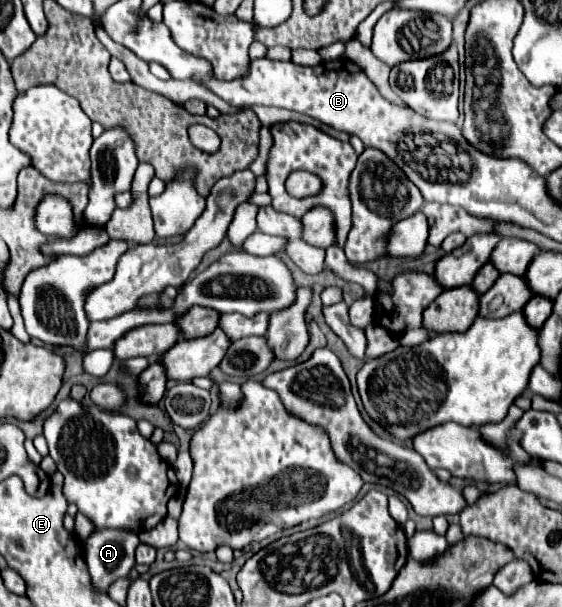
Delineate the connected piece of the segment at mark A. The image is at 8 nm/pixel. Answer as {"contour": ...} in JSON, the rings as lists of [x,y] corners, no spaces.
{"contour":[[[95,529],[85,541],[85,561],[93,579],[93,585],[101,591],[119,579],[129,577],[135,565],[135,547],[139,545],[137,533],[125,533],[125,529]]]}

